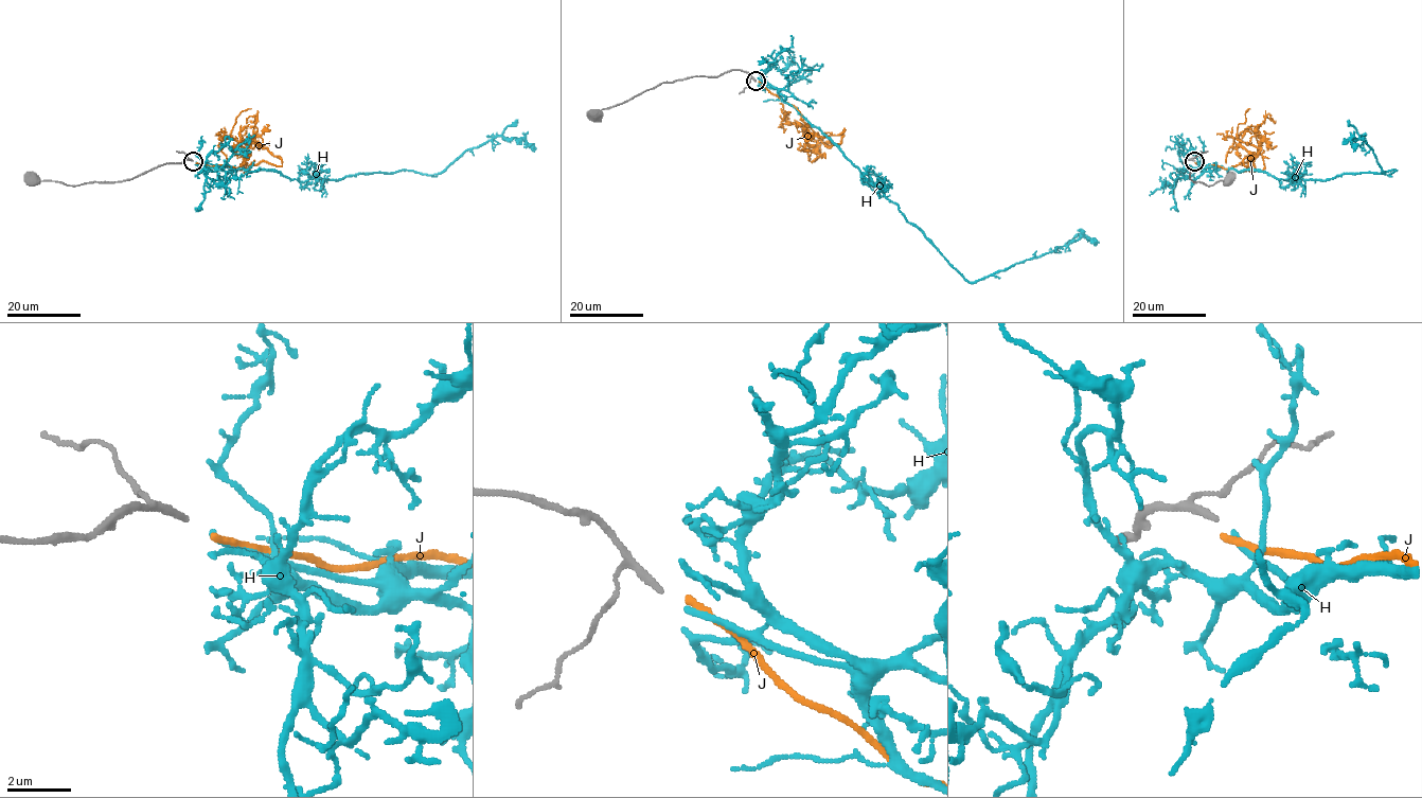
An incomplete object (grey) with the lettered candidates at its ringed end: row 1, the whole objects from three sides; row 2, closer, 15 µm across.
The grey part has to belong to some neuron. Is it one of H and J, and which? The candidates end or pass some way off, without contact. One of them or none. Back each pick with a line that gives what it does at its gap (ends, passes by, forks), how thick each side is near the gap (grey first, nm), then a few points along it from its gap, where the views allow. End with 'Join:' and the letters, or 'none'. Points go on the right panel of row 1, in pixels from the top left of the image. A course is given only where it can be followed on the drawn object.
H: it ends; calibres 240 and 190 nm; course (1196, 161), (1203, 169), (1261, 170), (1290, 181), (1396, 171), (1384, 172), (1360, 136), (1350, 140), (1353, 152)
Join: H

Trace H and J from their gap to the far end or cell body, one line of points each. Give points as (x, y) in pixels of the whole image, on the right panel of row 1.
H: (1196, 161), (1203, 169), (1261, 170), (1290, 181), (1396, 171), (1384, 172), (1360, 136), (1350, 140), (1353, 152)
J: (1194, 162), (1225, 169), (1249, 162), (1254, 170), (1243, 160), (1261, 148), (1236, 139)

